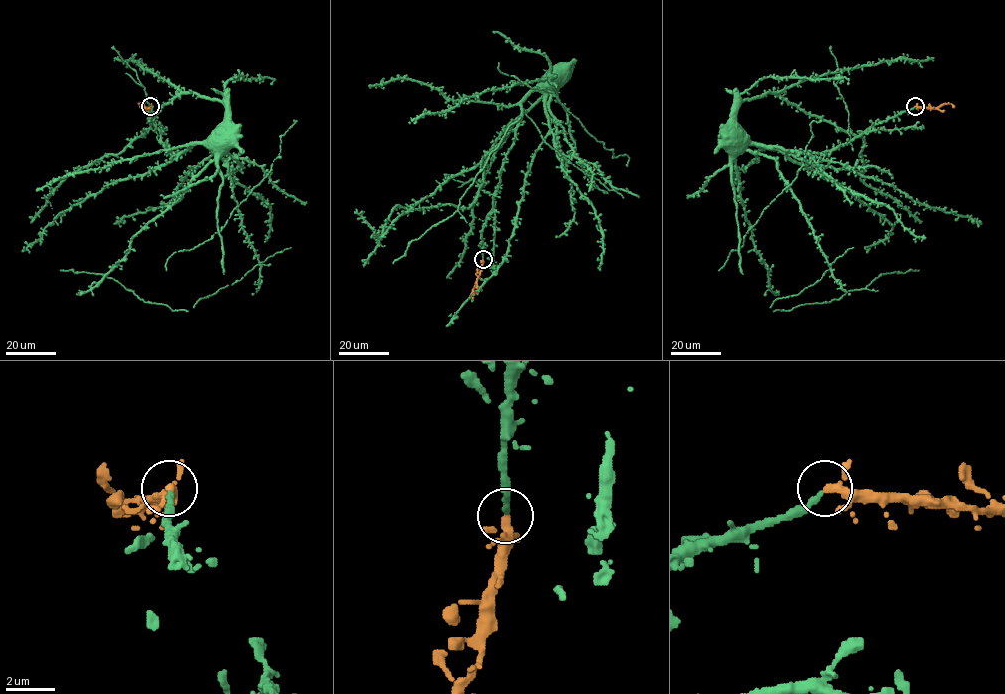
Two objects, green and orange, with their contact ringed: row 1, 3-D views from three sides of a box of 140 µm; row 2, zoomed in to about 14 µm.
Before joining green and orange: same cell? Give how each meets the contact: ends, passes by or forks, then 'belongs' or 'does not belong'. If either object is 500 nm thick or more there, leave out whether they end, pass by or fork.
green ends; orange passes by; belongs

